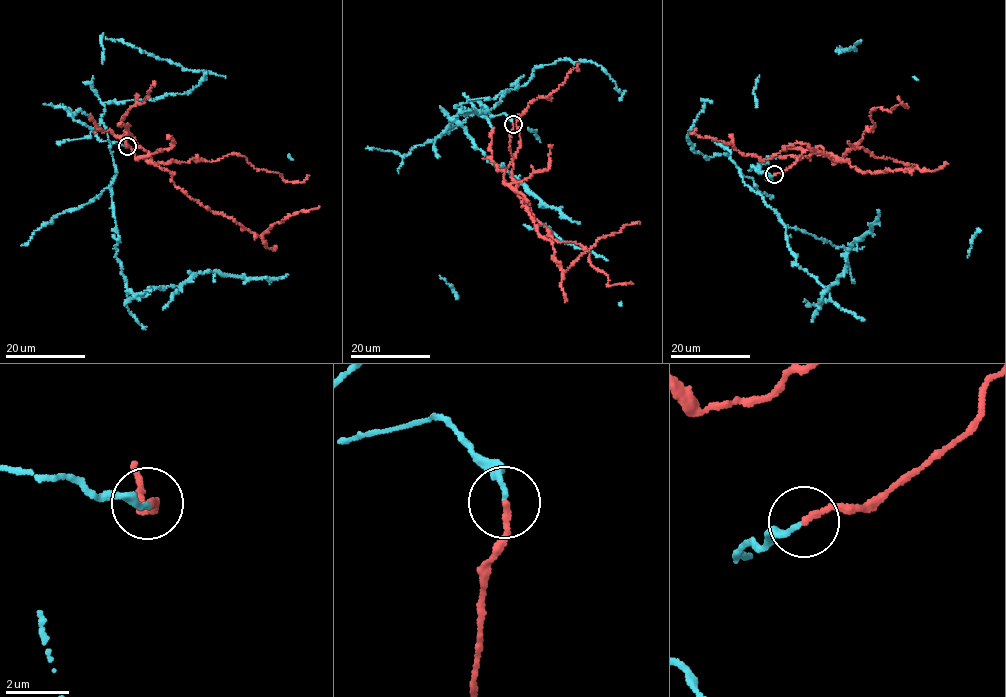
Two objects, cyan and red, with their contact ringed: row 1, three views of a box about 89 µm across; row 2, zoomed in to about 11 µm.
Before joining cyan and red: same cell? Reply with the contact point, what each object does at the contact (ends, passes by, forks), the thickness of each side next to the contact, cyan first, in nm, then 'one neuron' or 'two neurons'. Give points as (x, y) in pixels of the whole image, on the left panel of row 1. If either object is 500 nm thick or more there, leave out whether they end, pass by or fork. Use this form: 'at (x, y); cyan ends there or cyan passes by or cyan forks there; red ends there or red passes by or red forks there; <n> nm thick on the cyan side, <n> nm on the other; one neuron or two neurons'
at (127, 146); cyan ends there; red ends there; 160 nm thick on the cyan side, 190 nm on the other; one neuron

